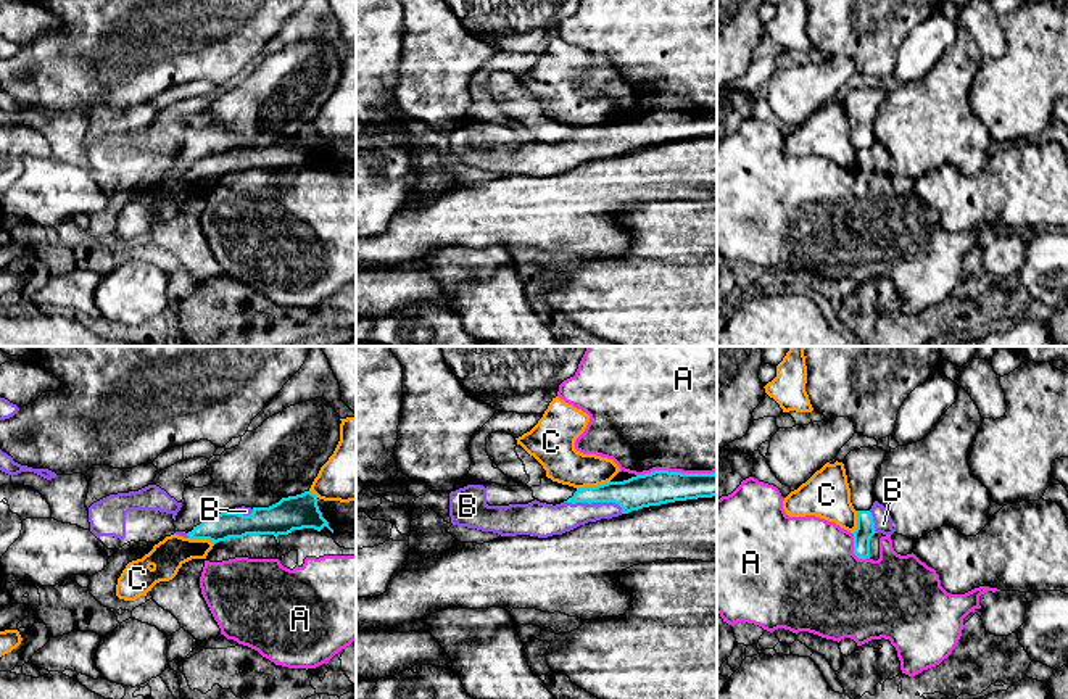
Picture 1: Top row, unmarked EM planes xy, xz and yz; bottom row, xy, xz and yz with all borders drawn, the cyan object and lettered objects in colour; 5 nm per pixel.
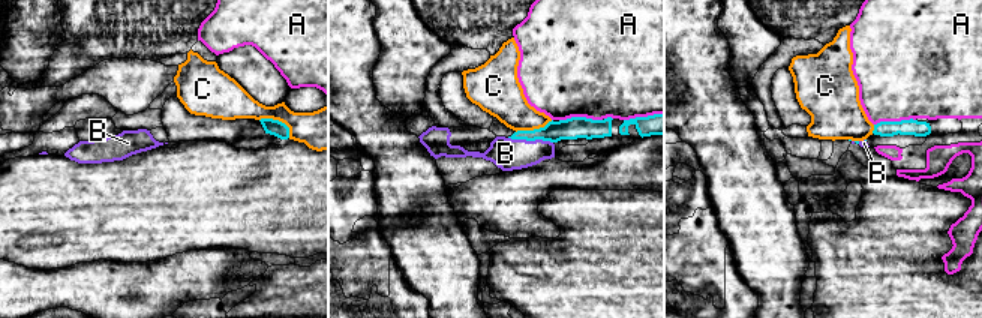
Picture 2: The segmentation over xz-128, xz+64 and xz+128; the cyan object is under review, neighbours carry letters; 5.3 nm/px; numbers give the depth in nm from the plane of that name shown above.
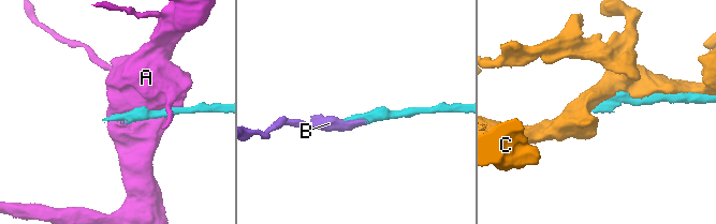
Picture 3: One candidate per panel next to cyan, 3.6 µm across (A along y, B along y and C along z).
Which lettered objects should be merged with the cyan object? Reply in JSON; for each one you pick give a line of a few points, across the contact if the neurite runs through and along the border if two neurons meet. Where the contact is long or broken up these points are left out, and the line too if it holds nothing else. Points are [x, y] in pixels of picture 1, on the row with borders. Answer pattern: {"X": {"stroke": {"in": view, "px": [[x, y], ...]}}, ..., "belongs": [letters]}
{"B": {"stroke": {"in": "xz", "px": [[638, 492], [606, 501], [595, 501], [564, 517], [548, 519]]}}, "belongs": ["B"]}

